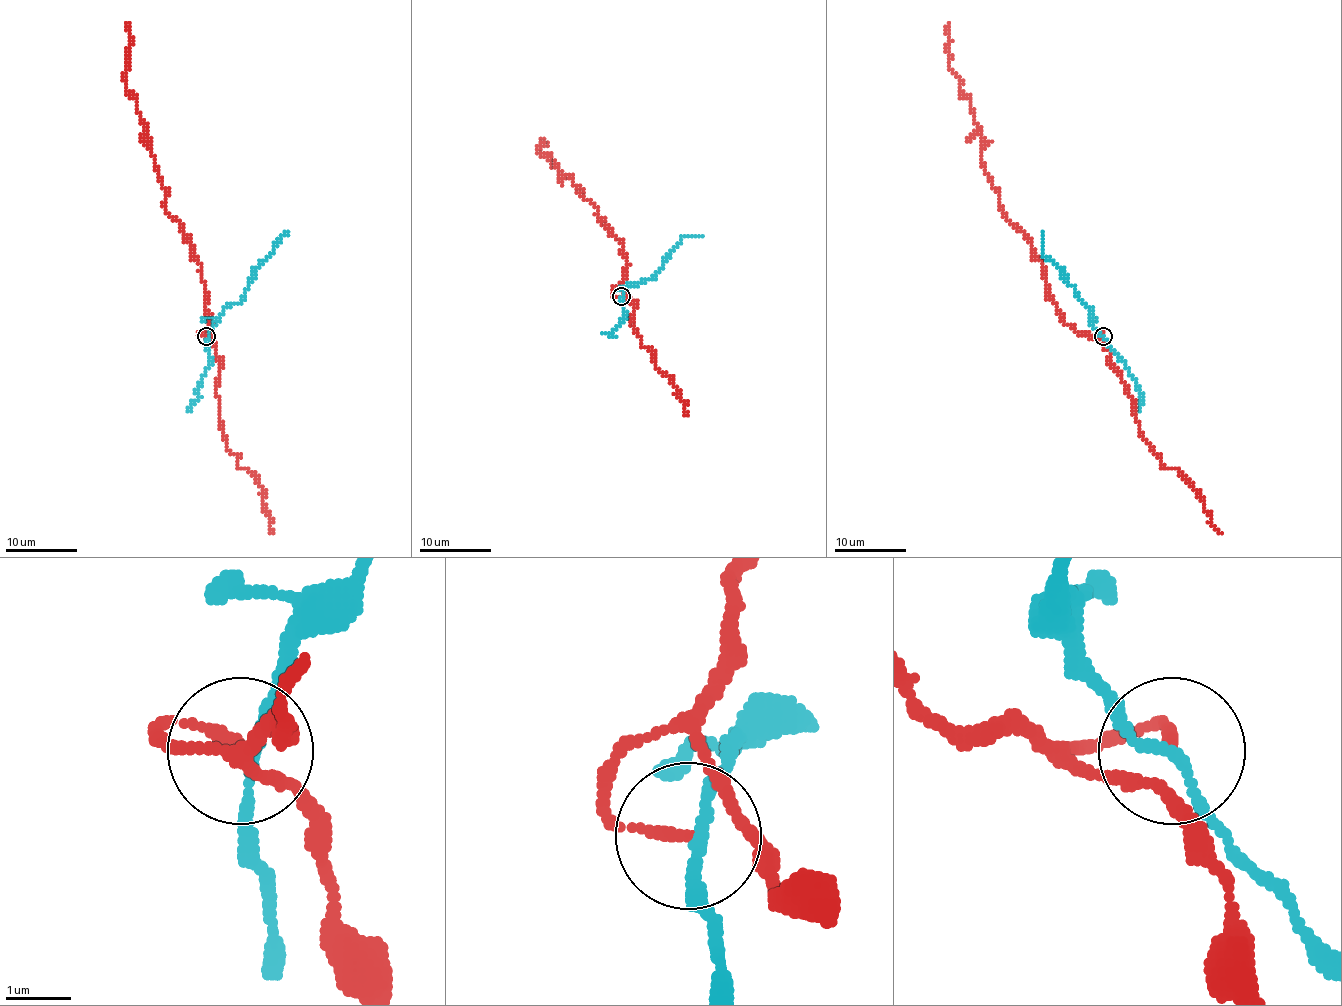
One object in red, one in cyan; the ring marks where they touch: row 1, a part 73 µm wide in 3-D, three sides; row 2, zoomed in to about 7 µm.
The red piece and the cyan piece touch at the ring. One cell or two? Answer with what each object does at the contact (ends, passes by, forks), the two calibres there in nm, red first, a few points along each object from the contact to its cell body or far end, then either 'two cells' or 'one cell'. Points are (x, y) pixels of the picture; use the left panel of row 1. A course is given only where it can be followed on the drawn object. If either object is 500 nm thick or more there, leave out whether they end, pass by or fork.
red ends | cyan passes by | 170/160 nm | red via (206, 336), (197, 335), (211, 333), (200, 264), (165, 207), (166, 191), (138, 99), (127, 90), (129, 22) | cyan via (208, 336), (211, 324), (222, 311), (236, 304), (254, 270), (287, 230) | two cells

